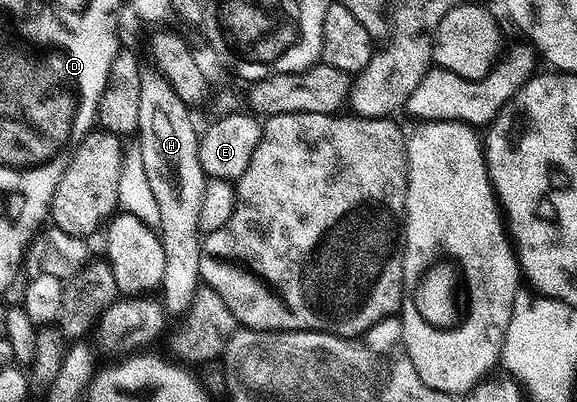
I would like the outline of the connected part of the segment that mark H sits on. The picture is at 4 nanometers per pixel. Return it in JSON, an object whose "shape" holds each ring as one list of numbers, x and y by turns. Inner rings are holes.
{"shape":[[162,72,144,76,141,83,141,119,137,144,141,147,141,159,145,159,145,175,149,178,149,188,157,198,161,219,157,232,161,243,167,248,167,273,163,277,161,293,167,296,165,305,168,310,186,310,201,287,199,259,203,256,199,216,201,199,207,186,199,162,200,130,195,130,192,110,186,105,174,86],[179,253,179,261,175,258],[171,308,171,309,170,309]]}

